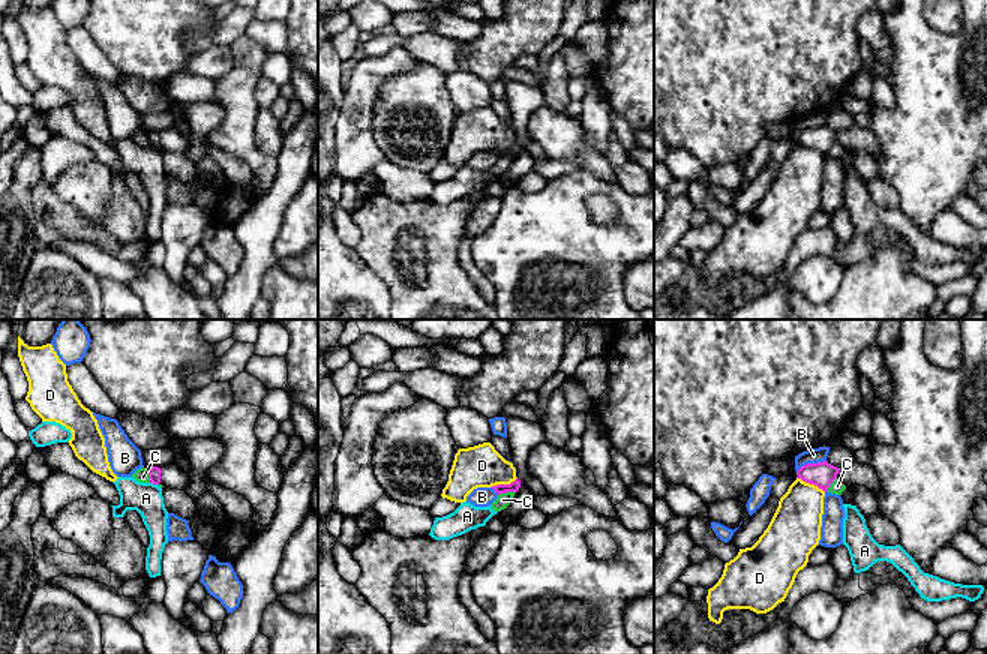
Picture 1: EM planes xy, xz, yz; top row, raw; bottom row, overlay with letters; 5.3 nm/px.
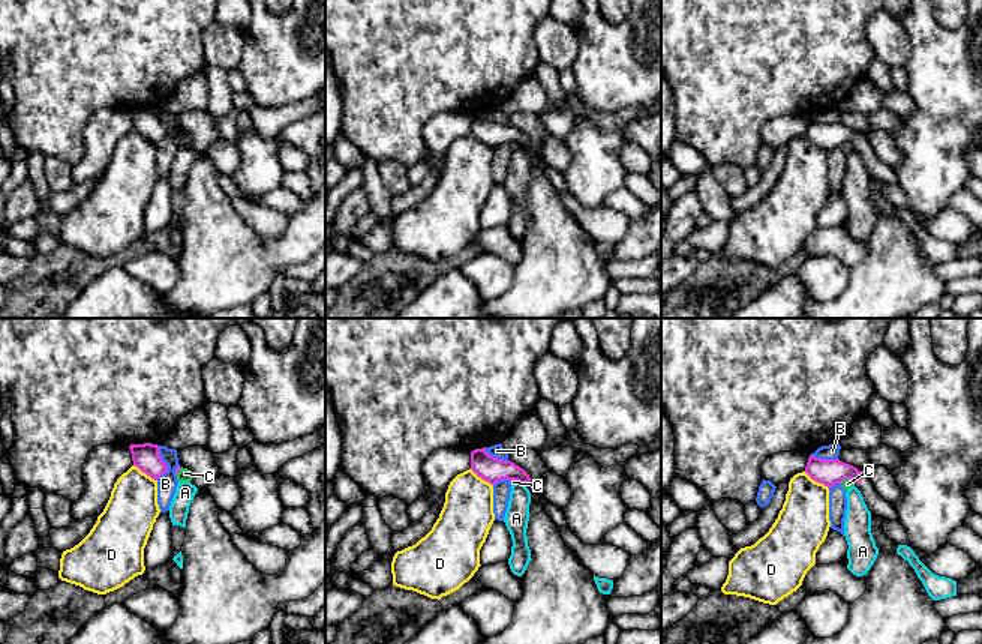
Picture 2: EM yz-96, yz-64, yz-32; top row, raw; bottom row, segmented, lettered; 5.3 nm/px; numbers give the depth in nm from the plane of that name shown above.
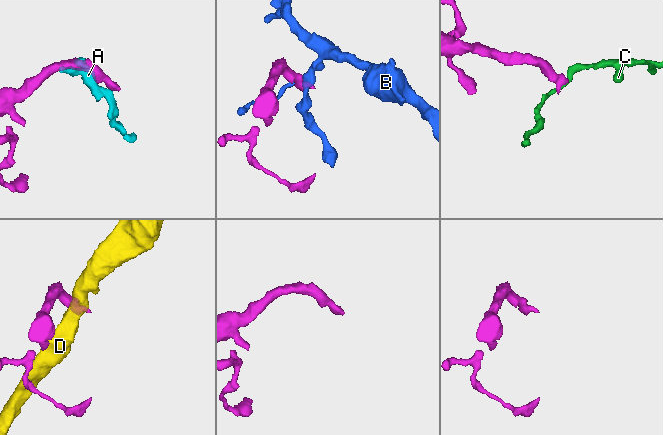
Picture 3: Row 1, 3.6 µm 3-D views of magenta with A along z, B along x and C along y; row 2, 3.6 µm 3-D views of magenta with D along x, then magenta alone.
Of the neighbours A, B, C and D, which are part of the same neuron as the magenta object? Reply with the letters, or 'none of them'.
none of them

